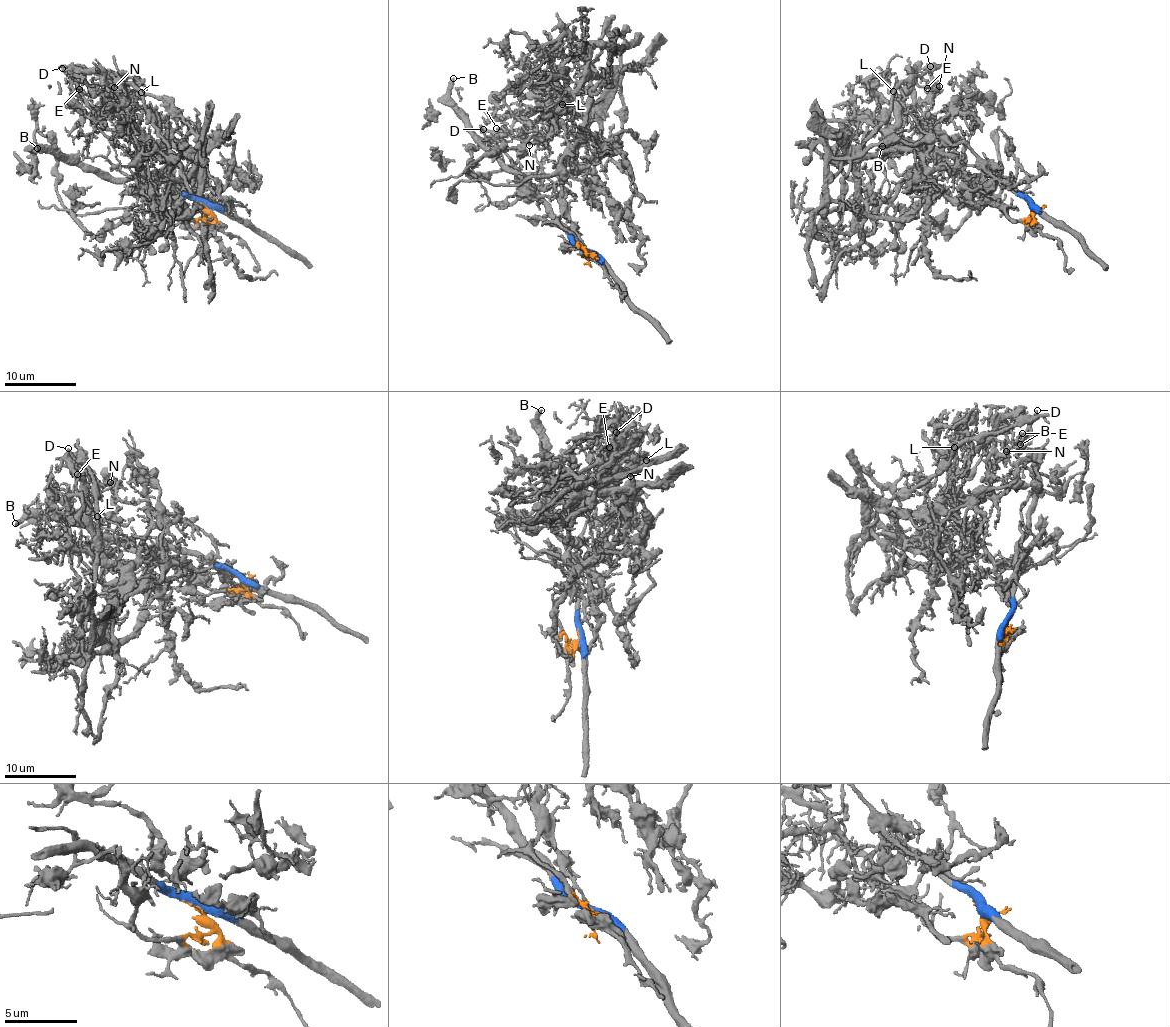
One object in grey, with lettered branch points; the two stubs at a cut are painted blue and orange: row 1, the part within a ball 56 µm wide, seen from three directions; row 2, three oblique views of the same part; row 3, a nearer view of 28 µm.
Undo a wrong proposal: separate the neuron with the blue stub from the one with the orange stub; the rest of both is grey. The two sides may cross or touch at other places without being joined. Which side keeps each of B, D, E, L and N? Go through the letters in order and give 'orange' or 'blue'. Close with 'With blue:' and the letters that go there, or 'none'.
B: blue
D: orange
E: orange
L: orange
N: orange
With blue: B

